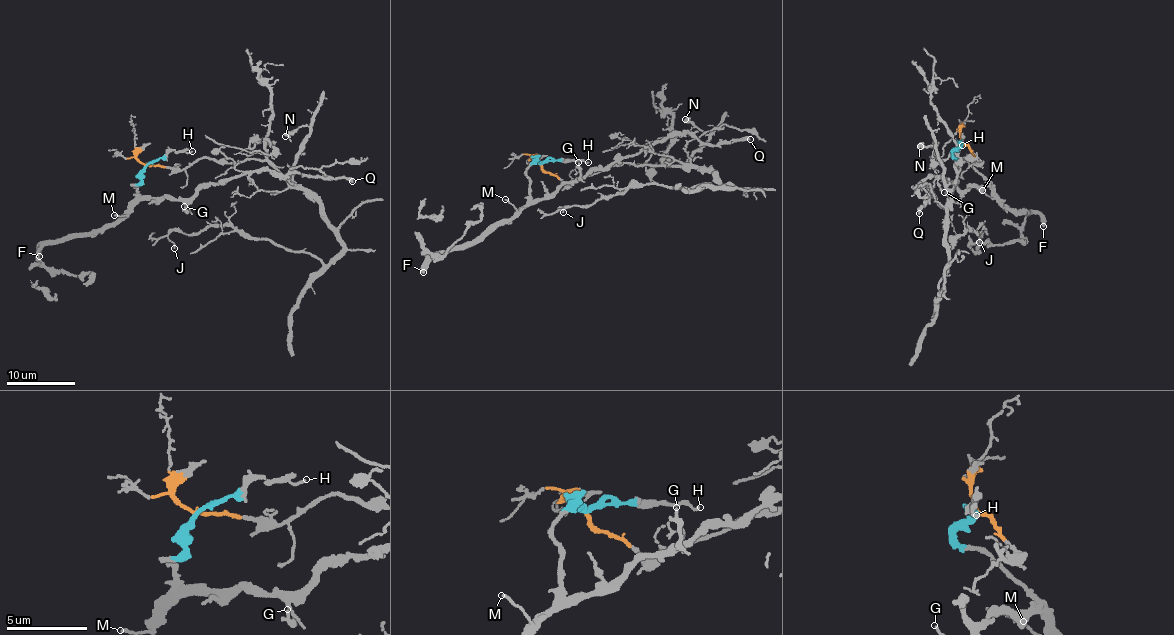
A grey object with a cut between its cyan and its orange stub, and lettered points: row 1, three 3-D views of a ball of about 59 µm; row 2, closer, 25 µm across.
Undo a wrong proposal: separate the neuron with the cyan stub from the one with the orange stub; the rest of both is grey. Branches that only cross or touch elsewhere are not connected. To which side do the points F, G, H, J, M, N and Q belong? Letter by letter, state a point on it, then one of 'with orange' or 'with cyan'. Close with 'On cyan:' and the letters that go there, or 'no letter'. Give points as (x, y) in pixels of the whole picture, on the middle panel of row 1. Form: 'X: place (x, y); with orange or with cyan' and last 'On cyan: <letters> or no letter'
F: place (423, 272); with cyan
G: place (578, 162); with cyan
H: place (588, 162); with cyan
J: place (563, 212); with orange
M: place (505, 199); with cyan
N: place (685, 119); with orange
Q: place (750, 139); with cyan
On cyan: F, G, H, M, Q

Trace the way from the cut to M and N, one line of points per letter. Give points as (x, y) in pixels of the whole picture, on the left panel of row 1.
M: (145, 166), (141, 182), (133, 185), (136, 194), (133, 210), (128, 214), (113, 214)
N: (145, 165), (186, 169), (203, 157), (228, 163), (269, 160), (290, 178), (309, 127), (295, 129), (284, 136)

